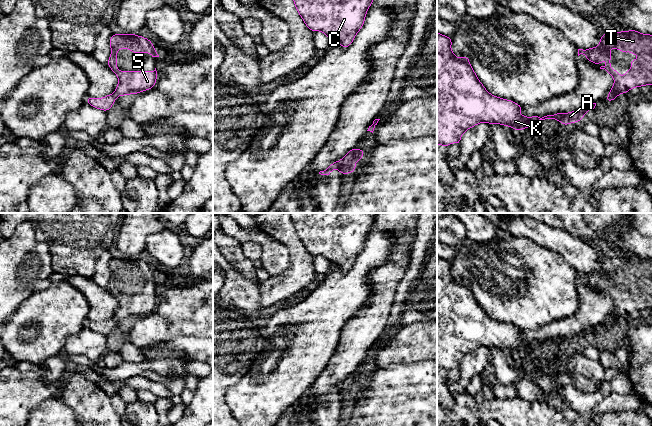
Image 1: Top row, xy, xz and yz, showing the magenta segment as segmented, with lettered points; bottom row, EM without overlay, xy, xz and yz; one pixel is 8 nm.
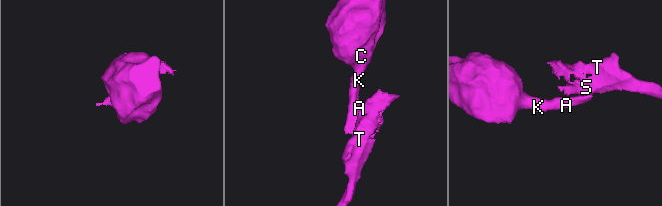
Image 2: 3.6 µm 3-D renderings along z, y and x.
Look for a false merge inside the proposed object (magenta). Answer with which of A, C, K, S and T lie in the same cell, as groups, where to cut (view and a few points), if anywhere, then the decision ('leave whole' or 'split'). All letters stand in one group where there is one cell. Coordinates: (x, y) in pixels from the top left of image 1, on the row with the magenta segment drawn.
A C K / S T; cut in xz along (340, 161), (338, 168); split

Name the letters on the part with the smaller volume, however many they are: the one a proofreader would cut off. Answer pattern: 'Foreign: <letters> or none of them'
Foreign: S, T

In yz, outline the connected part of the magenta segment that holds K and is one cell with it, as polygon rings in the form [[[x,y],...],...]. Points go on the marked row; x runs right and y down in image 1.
[[[437,32],[437,145],[443,145],[446,148],[452,143],[460,145],[460,139],[463,133],[466,130],[469,130],[475,125],[478,125],[482,122],[488,124],[501,124],[504,126],[511,127],[516,131],[529,128],[536,121],[545,120],[545,119],[556,119],[561,122],[564,126],[570,123],[576,123],[584,118],[584,115],[587,111],[593,110],[596,106],[596,103],[585,106],[582,109],[572,111],[569,113],[556,113],[553,115],[547,115],[542,118],[538,116],[526,117],[520,114],[520,110],[524,108],[514,101],[503,99],[497,96],[490,94],[483,84],[479,81],[475,71],[470,65],[469,58],[463,56],[461,59],[456,57],[452,50],[452,39],[446,35],[439,34]]]

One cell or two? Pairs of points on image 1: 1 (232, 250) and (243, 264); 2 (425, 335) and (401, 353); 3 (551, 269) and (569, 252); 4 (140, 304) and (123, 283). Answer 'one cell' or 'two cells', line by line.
1: one cell
2: one cell
3: two cells
4: one cell

